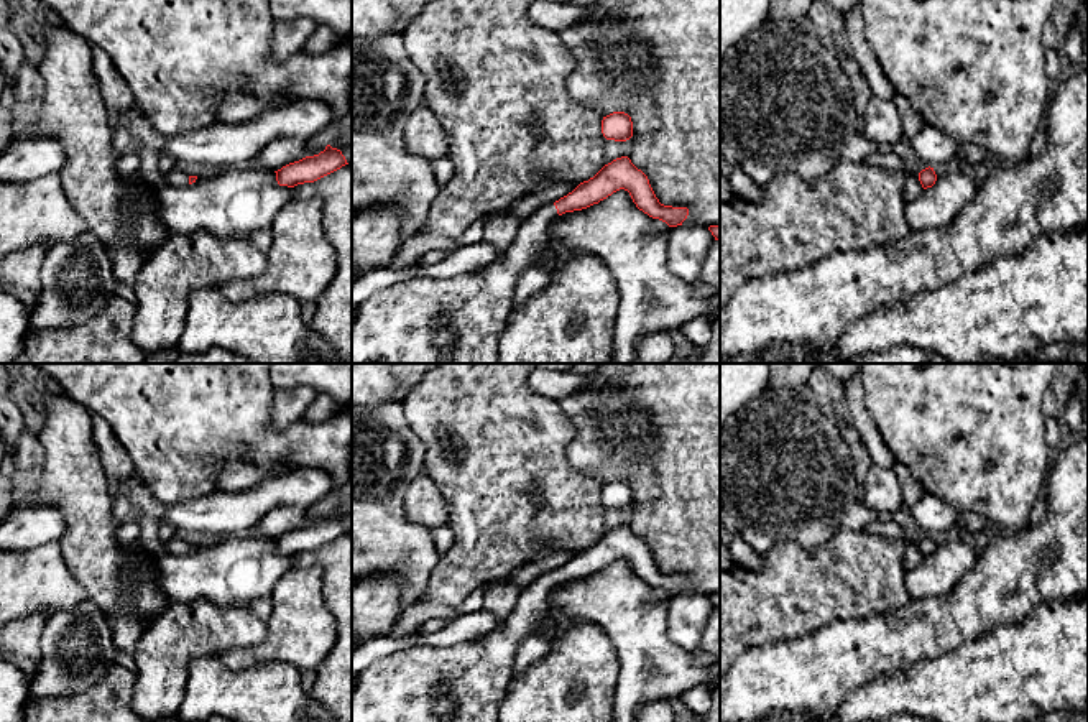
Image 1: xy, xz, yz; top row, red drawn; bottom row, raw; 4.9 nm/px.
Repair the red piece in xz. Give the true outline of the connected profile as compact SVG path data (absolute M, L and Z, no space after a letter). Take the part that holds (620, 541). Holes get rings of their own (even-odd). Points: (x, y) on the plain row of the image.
M628 525L605 533L593 546L580 551L572 561L554 572L539 576L523 589L518 604L501 628L491 633L444 648L417 645L394 651L360 673L352 683L352 722L496 722L500 706L514 679L514 656L521 641L536 635L536 625L549 618L549 595L557 584L582 579L613 561L625 558L639 579L669 595L682 594L687 576L664 574L656 566L648 544ZM445 686L455 702L452 715L444 720L436 712L437 687Z

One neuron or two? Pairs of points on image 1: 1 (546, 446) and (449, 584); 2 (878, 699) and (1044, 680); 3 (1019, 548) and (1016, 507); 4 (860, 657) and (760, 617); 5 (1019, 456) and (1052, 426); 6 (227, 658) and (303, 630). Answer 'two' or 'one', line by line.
1: one
2: one
3: two
4: two
5: two
6: one

